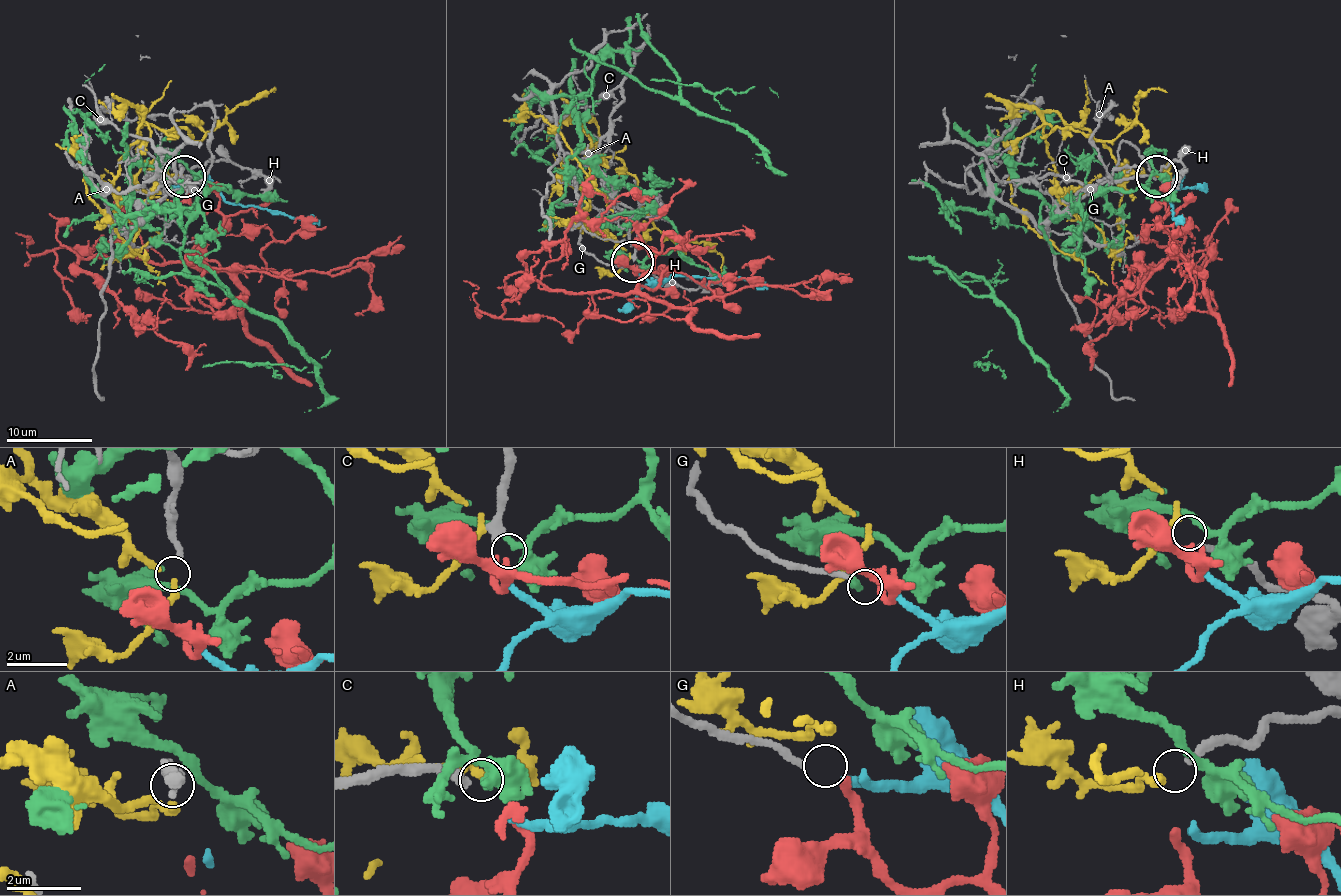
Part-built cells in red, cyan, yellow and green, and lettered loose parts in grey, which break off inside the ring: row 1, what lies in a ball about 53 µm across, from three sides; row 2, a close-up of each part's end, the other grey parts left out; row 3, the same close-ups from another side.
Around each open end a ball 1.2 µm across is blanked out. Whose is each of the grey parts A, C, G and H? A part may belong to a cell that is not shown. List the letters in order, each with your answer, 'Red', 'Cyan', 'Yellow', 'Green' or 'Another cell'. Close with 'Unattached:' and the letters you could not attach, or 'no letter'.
A: Another cell
C: Another cell
G: Red
H: Yellow
Unattached: A, C

